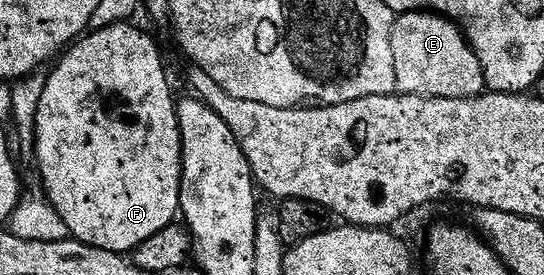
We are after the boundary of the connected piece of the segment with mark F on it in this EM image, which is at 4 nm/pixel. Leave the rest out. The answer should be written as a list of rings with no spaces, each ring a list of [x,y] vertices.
[[[131,22],[112,23],[108,27],[97,27],[91,33],[75,40],[59,56],[56,68],[44,81],[42,105],[38,105],[38,121],[36,122],[36,158],[40,163],[40,175],[44,178],[42,190],[48,201],[54,205],[58,217],[66,221],[71,238],[82,241],[86,245],[94,245],[98,249],[131,253],[136,247],[158,229],[166,229],[177,218],[180,209],[180,174],[184,168],[184,158],[180,155],[180,126],[176,116],[177,100],[172,99],[172,87],[168,84],[168,75],[164,72],[164,59],[160,56],[160,47],[144,31],[131,27]]]

